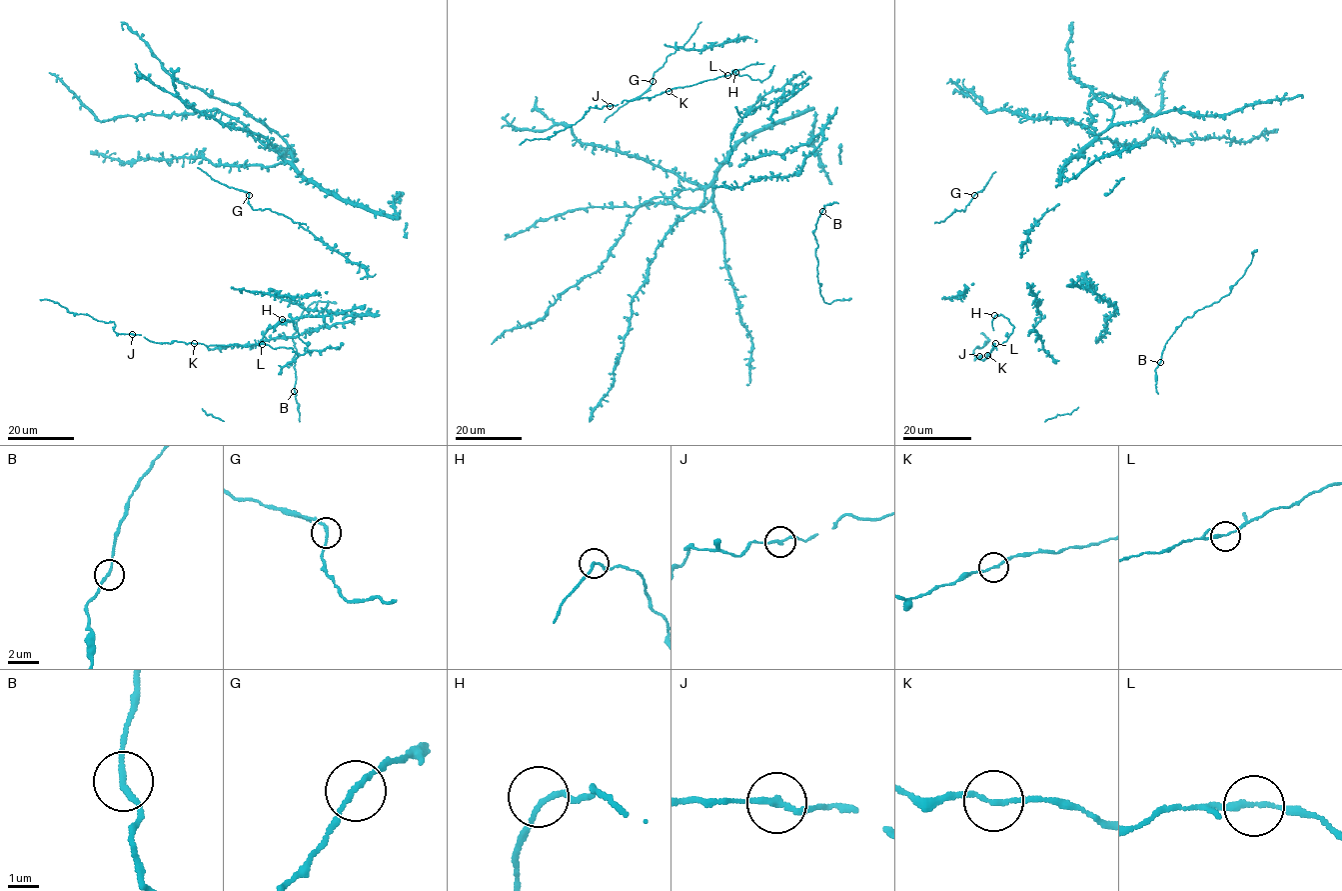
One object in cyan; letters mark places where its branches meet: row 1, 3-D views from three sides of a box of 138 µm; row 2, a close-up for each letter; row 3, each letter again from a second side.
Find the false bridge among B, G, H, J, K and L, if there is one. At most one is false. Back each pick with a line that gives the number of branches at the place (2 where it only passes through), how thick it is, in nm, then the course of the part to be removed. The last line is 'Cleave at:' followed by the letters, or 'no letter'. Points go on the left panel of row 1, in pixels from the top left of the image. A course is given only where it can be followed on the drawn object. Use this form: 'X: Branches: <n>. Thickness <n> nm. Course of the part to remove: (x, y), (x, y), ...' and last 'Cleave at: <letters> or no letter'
G: Branches: 2. Thickness 160 nm. Course of the part to remove: (248, 195), (216, 181), (197, 167)
Cleave at: G

